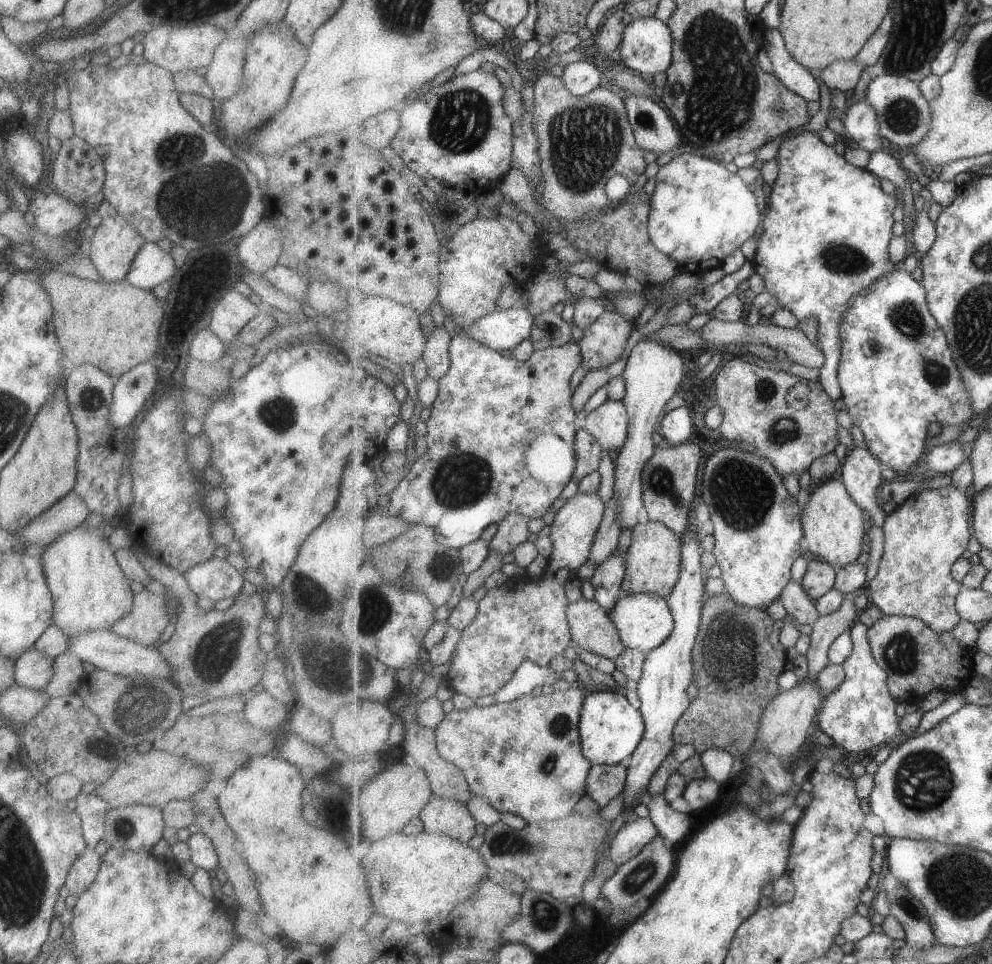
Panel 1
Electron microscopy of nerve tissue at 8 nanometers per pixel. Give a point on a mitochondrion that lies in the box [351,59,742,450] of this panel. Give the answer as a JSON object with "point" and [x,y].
{"point":[584,142]}

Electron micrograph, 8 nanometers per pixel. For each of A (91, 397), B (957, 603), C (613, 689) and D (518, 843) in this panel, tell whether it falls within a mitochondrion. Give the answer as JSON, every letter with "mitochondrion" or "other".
{"A":"mitochondrion","B":"other","C":"other","D":"mitochondrion"}

